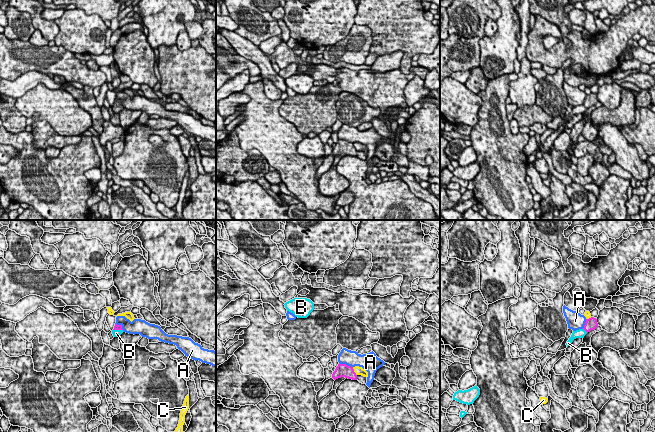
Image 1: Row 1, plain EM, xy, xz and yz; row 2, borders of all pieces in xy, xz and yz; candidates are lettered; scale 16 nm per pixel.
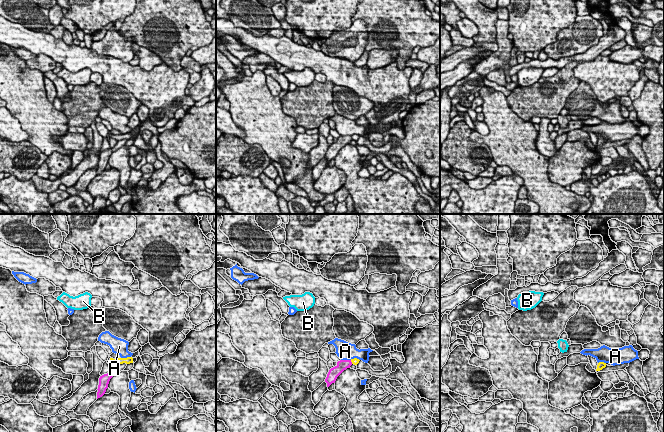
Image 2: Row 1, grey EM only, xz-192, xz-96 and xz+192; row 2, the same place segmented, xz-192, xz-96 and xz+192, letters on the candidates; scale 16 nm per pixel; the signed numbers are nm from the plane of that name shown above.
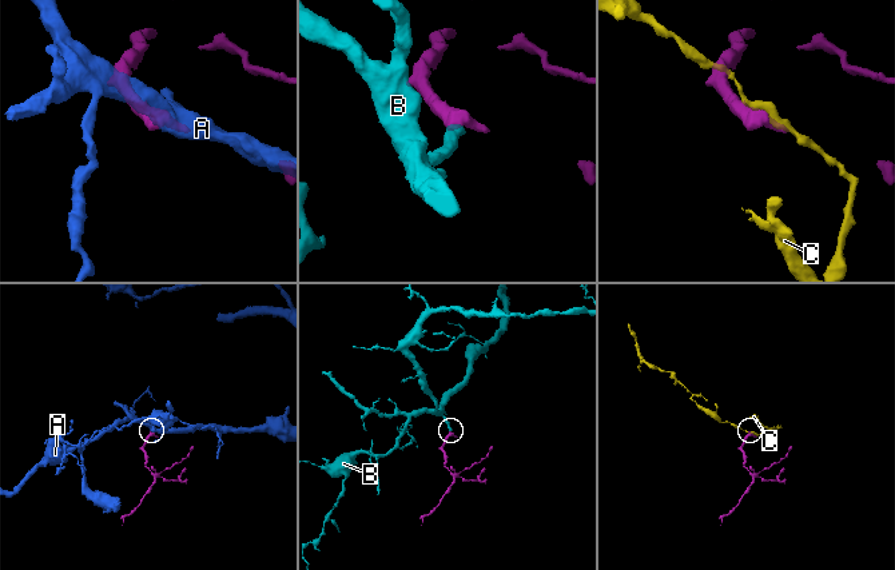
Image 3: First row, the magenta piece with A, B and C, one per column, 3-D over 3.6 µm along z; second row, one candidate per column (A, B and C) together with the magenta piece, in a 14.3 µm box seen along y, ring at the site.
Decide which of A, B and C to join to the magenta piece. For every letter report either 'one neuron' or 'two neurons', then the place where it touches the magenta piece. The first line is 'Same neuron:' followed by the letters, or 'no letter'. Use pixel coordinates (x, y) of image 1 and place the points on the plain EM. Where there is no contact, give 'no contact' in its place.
Same neuron: B
A: two neurons; contact xz (345, 140)
B: one neuron; contact yz (585, 106)
C: two neurons; contact xz (353, 147)

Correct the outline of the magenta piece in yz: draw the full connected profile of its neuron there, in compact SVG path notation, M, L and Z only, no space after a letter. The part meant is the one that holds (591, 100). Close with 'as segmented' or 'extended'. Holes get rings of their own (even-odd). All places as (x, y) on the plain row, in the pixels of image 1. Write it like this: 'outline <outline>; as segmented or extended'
outline M591 93L589 95L586 95L585 101L583 105L579 105L576 107L573 107L571 113L567 117L566 121L567 123L573 118L576 114L584 114L584 112L590 108L591 106L595 106L598 102L597 95L594 93Z; extended

